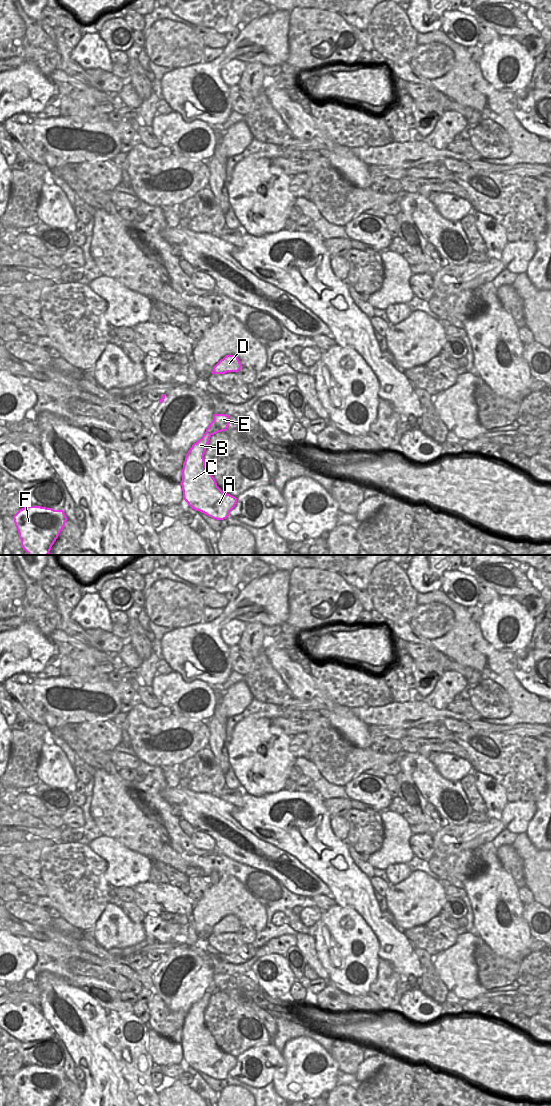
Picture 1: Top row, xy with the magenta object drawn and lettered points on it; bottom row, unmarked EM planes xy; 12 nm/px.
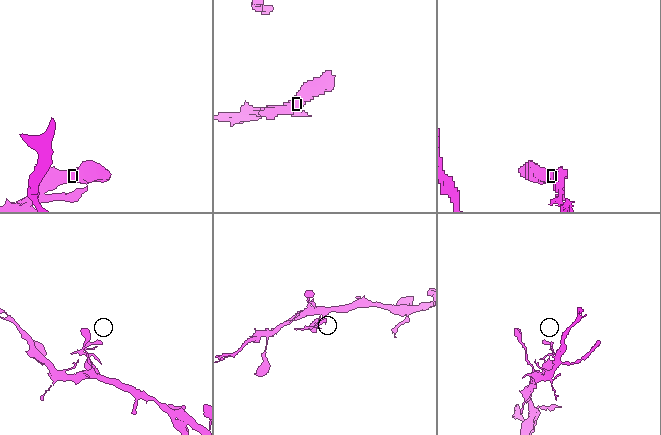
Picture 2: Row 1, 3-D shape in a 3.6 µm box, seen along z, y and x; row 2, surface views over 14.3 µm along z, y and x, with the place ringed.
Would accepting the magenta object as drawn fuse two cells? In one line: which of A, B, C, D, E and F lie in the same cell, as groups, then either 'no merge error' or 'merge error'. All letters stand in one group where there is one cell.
groups A B C F / D E; merge error

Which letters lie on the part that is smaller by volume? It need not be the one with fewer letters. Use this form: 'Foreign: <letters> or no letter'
Foreign: D, E

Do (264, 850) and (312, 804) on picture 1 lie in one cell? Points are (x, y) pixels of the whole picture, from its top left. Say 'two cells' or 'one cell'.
two cells

